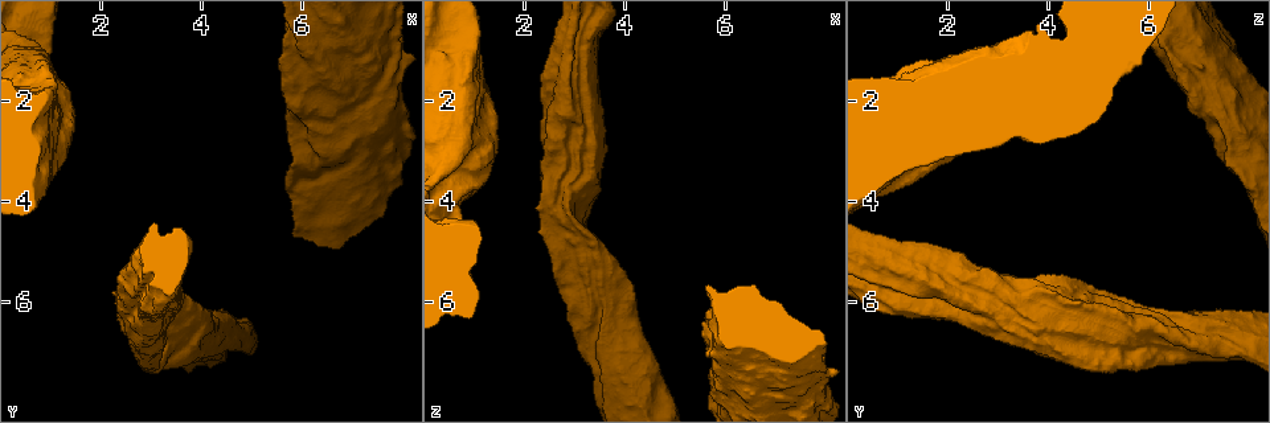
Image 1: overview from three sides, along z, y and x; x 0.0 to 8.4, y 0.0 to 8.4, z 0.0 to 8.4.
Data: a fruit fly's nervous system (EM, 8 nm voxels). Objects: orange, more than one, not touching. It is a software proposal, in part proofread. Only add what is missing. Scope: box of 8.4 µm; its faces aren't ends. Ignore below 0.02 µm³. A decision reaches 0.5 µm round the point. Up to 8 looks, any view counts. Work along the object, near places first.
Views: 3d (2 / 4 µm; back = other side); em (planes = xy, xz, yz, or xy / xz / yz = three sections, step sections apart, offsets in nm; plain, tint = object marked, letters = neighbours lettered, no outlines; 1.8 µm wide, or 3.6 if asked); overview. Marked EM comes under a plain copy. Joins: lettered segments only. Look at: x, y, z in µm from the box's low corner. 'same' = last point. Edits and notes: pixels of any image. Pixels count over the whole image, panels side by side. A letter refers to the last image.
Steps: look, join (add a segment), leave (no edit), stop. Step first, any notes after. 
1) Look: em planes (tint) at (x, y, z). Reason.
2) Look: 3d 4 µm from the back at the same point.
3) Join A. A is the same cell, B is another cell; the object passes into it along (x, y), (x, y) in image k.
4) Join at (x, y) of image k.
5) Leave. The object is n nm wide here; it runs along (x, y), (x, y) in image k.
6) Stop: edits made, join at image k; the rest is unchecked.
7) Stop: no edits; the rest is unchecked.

Look: em planes (letters) at (3.25, 5.55, 4.60). Stops while still wide.

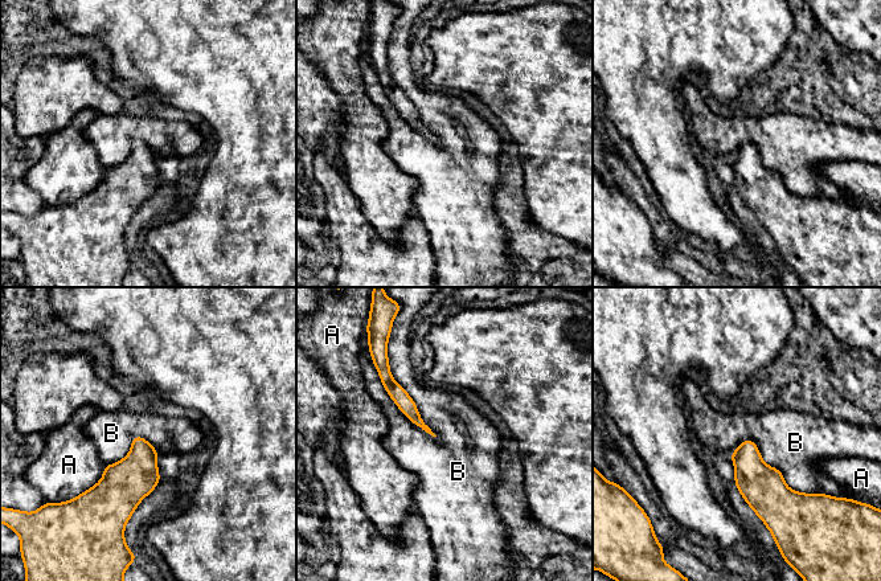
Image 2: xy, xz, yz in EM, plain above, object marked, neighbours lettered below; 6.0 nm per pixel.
Leave. A and B are other cells; a border runs along (388, 363), (392, 377), (435, 437) in image 2; none of them fits.

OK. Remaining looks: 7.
Look: em 3.6 µm yz step 16 (tint) at (7.65, 0.60, 7.15). Touches itself.

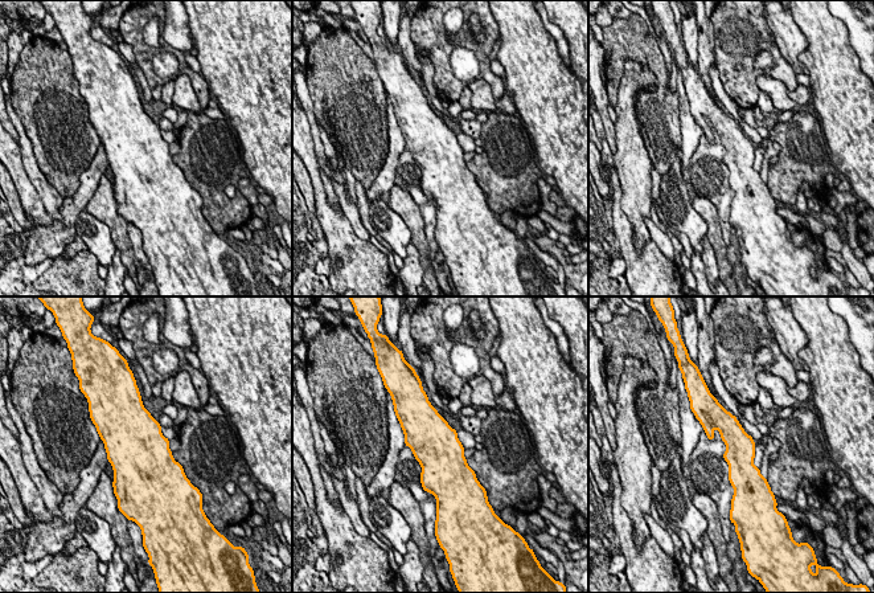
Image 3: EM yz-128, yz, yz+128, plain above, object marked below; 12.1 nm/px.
Look: em 3.6 µm yz step 16 (letters) at the same point. What lies round it.

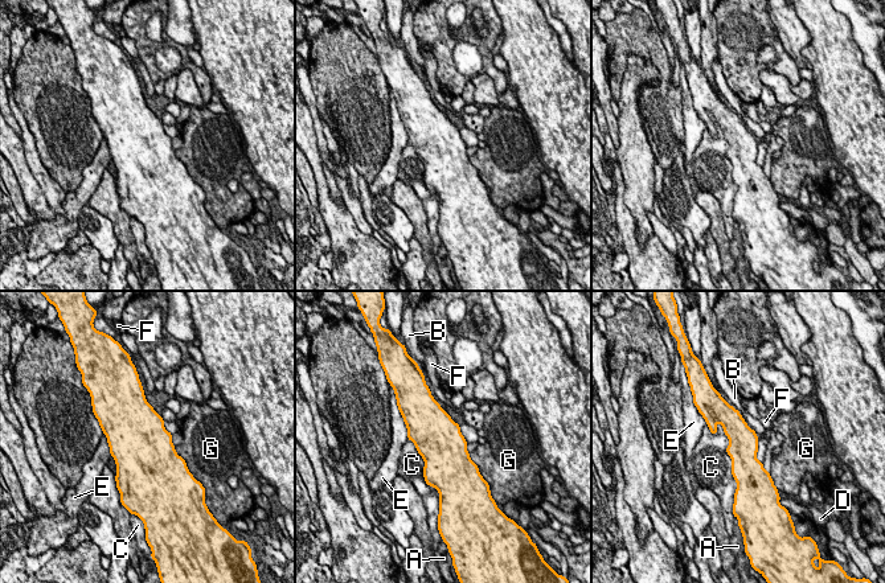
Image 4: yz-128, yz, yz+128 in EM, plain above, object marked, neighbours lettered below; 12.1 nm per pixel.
Leave. The object is 360 nm wide here; A, B, C, D, E, F and G are other cells; no lettered segment goes on from it.

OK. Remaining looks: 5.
Look: em 3.6 µm planes (letters) at (0.75, 1.55, 1.60). Calibre changes.

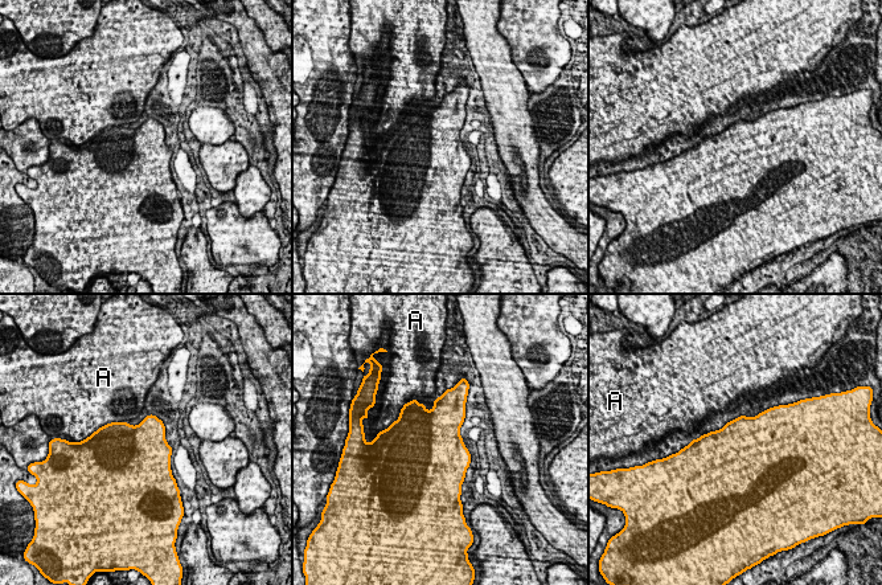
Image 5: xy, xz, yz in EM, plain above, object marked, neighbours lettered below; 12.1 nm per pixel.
Leave. The longest contact is with A, 320 nm; A is another cell; none of them fits.

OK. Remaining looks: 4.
Stop: no edits; the rest is unchecked.

